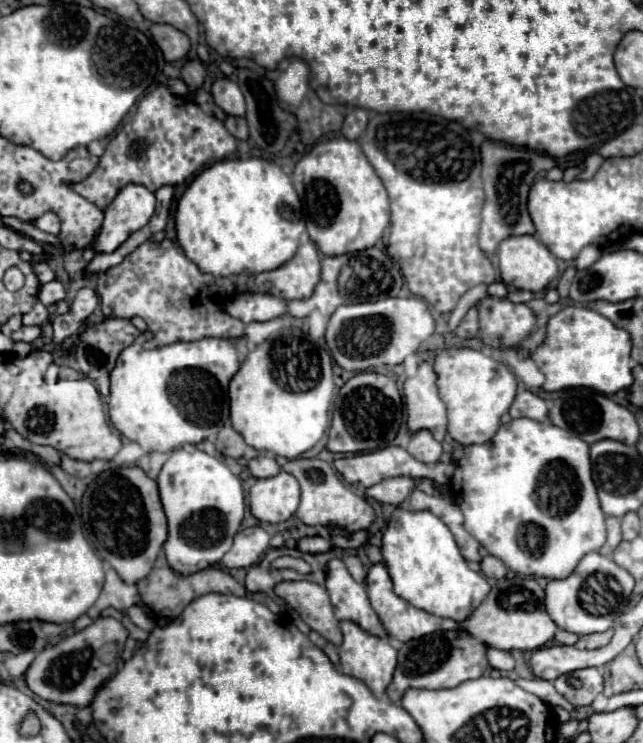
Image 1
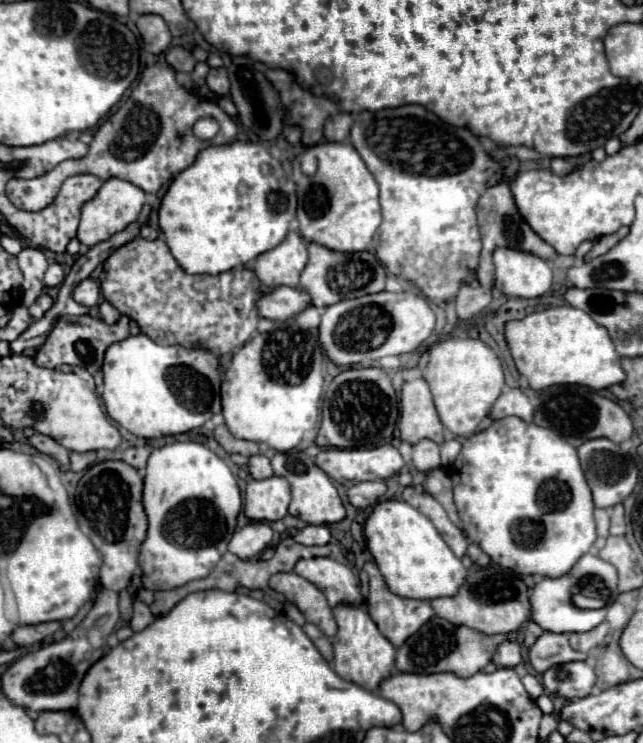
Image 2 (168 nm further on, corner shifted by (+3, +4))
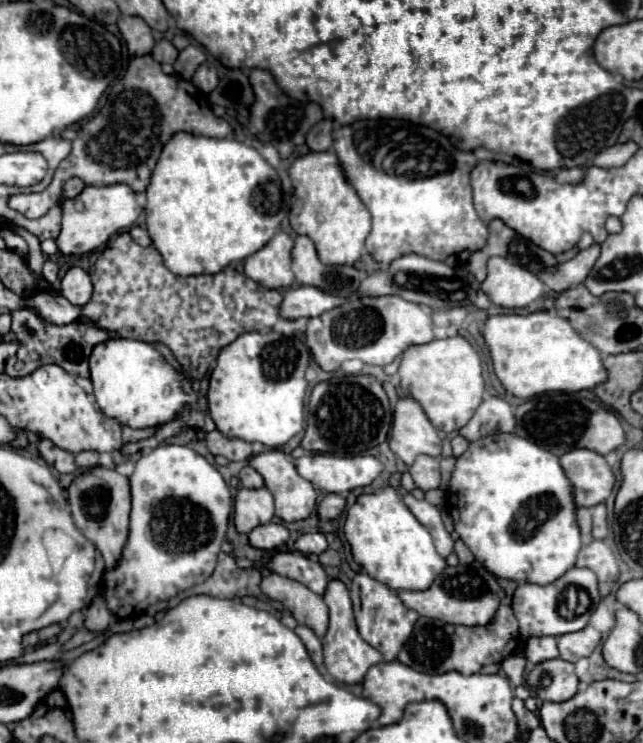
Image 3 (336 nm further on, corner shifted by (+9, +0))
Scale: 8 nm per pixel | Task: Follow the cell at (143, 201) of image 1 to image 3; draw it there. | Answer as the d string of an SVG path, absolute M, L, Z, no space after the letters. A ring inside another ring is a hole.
M127 184L113 186L85 186L81 194L75 198L67 198L61 202L61 232L57 236L57 248L63 254L87 254L95 248L103 246L113 234L123 228L131 228L141 214L139 204L135 202L135 194Z

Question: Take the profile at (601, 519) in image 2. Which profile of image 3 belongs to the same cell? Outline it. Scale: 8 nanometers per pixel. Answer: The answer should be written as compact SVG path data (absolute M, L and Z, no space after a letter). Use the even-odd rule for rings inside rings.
M577 508L575 518L577 518L579 530L581 530L583 544L589 544L593 540L593 536L591 536L591 510L589 508Z

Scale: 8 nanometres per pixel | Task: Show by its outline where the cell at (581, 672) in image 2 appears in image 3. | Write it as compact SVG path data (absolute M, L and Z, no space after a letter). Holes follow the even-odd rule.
M561 658L545 660L533 666L527 676L527 686L533 696L543 702L565 702L577 692L575 666Z

